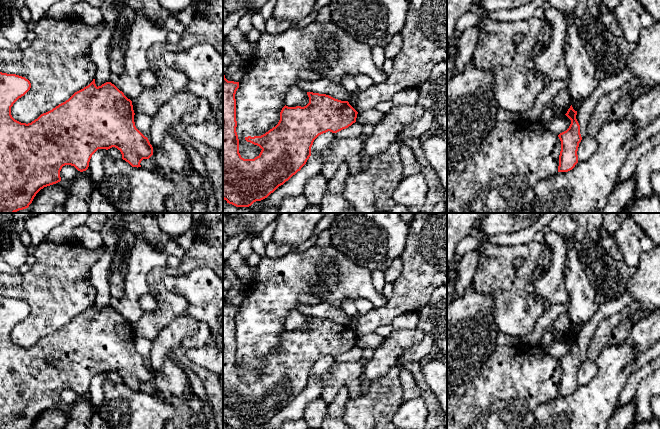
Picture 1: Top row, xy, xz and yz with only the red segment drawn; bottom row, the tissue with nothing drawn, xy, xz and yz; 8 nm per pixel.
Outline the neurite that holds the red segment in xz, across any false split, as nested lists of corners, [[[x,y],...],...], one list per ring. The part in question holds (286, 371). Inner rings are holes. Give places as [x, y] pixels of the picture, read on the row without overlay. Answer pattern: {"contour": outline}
{"contour": [[[223,299],[223,423],[232,429],[252,429],[273,417],[295,399],[311,380],[314,364],[328,355],[337,357],[356,346],[358,336],[348,325],[326,318],[307,316],[309,327],[304,330],[284,330],[278,348],[261,360],[245,361],[262,374],[254,383],[244,383],[239,377],[236,356],[236,323],[239,306],[228,305]]]}

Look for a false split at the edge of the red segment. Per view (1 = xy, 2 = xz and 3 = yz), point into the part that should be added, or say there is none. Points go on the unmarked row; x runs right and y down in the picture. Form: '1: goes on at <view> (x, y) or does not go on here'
1: does not go on here
2: does not go on here
3: does not go on here

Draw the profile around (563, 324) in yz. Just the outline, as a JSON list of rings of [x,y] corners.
[[[565,311],[558,315],[554,322],[552,334],[556,340],[563,340],[567,337],[568,333],[572,329],[572,321],[568,311]]]

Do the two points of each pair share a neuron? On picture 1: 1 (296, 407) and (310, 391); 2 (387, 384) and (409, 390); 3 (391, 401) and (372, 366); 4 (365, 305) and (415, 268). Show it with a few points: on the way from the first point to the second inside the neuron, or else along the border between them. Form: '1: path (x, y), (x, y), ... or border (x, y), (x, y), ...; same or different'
1: path (299, 403), (307, 395); same
2: border (401, 368), (399, 380), (403, 400); different
3: border (396, 362), (385, 374), (372, 383); different
4: border (374, 306), (359, 316); different

